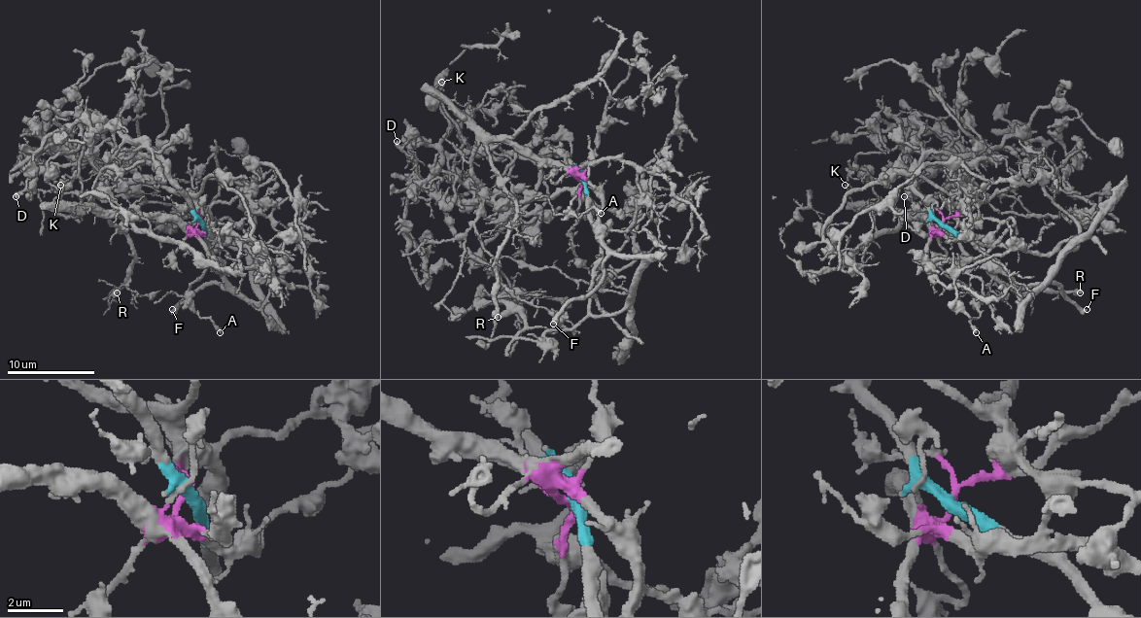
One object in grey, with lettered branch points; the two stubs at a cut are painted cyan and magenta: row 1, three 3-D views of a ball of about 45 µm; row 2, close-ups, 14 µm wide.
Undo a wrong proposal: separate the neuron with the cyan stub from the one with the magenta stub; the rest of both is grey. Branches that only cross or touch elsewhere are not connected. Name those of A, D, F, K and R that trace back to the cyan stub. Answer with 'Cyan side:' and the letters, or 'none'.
Cyan side: F

